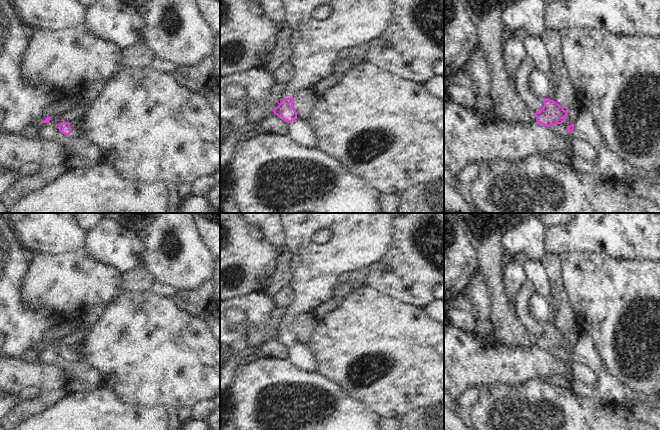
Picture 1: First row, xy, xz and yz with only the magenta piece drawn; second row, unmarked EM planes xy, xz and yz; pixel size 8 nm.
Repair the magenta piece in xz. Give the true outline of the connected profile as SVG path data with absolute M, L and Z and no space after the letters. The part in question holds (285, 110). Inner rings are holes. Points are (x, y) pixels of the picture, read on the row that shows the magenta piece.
M284 98L273 113L289 124L289 133L306 147L319 146L317 134L308 119L299 119L293 105L294 98Z

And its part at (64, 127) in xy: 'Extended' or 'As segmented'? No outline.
Extended.

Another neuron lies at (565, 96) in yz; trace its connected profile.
M546 29L541 35L542 42L546 47L550 64L556 77L563 82L557 88L554 101L563 107L564 110L577 109L575 89L568 79L568 73L562 55L562 40L560 32L554 29Z

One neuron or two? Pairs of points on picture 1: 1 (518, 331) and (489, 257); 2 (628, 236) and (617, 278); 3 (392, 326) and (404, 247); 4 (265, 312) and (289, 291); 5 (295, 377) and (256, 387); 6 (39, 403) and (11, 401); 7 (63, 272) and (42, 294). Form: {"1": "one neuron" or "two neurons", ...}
{"1": "one neuron", "2": "two neurons", "3": "two neurons", "4": "two neurons", "5": "one neuron", "6": "two neurons", "7": "one neuron"}

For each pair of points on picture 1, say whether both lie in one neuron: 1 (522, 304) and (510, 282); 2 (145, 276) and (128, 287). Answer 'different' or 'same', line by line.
1: different
2: same

